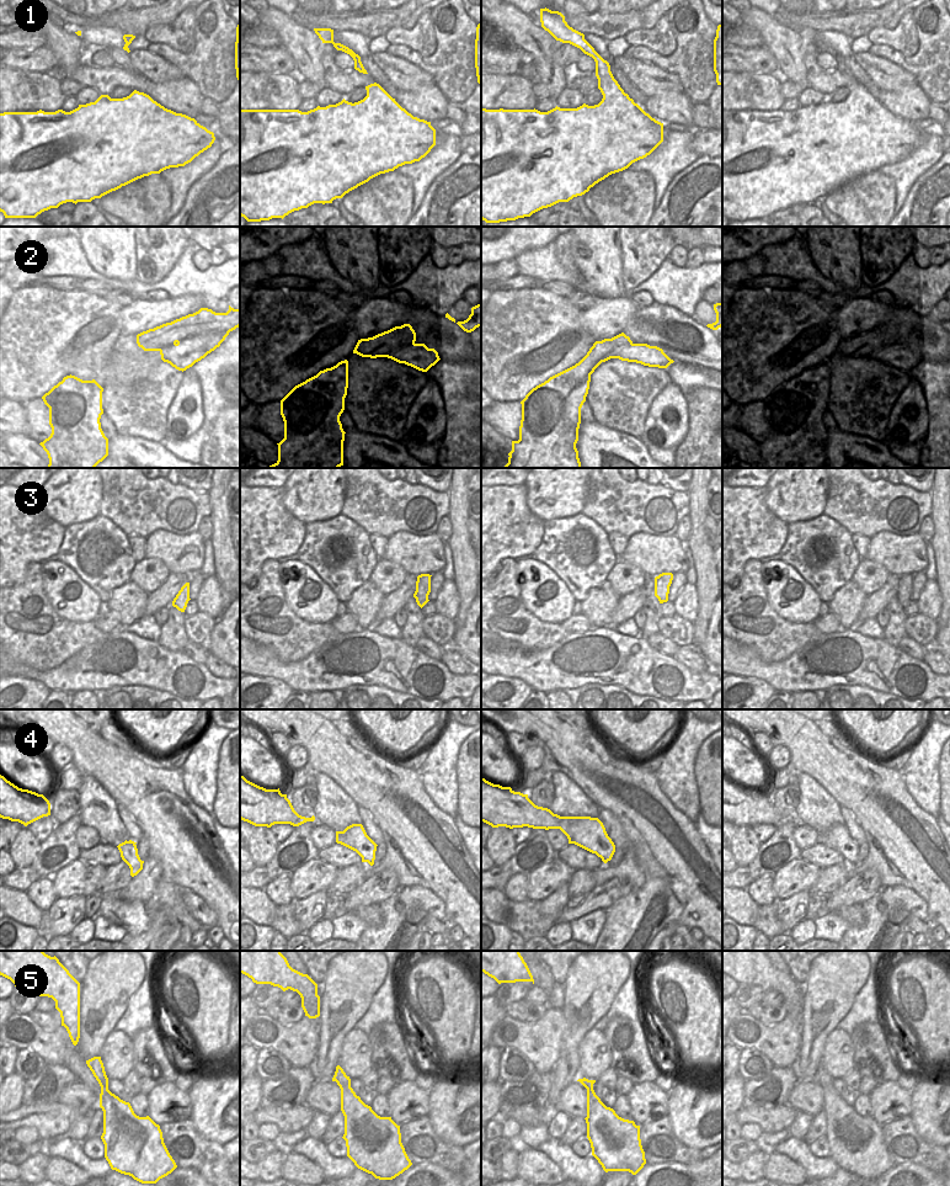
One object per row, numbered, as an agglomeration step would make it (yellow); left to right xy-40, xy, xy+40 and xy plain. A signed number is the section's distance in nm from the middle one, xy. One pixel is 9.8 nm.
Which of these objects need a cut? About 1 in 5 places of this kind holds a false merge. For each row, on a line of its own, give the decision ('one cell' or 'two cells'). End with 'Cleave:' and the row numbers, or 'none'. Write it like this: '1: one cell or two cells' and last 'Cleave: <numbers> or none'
1: one cell
2: two cells
3: one cell
4: one cell
5: one cell
Cleave: 2

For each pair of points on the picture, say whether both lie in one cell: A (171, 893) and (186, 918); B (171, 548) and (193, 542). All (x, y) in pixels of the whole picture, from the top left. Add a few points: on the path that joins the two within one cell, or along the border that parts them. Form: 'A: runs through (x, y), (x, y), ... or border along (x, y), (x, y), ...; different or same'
A: runs through (172, 899), (182, 911); same
B: runs through (176, 548), (188, 544); same

